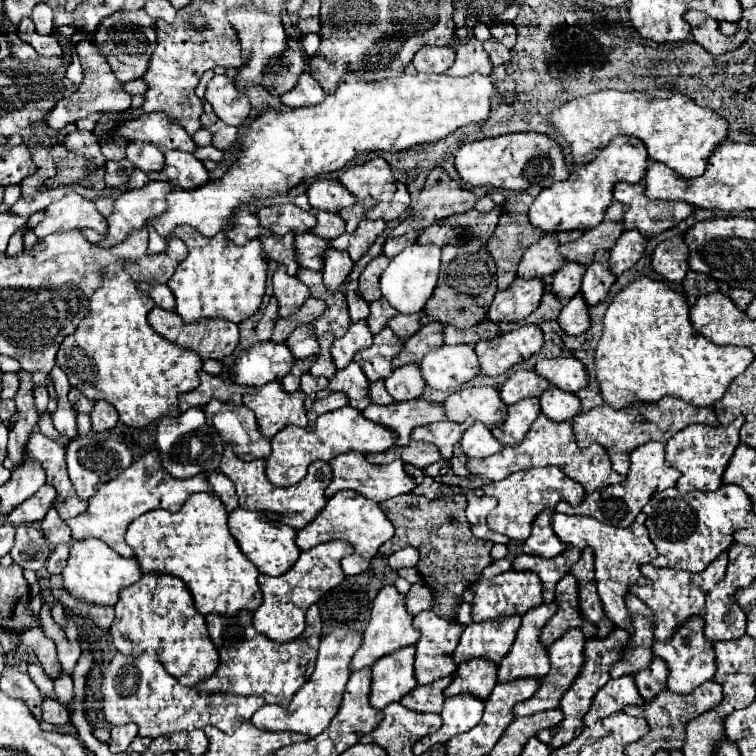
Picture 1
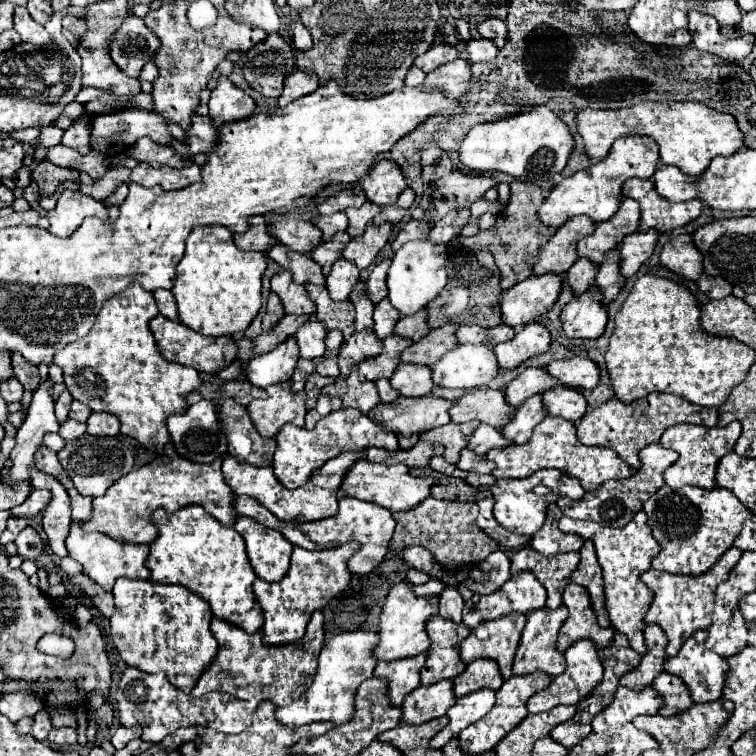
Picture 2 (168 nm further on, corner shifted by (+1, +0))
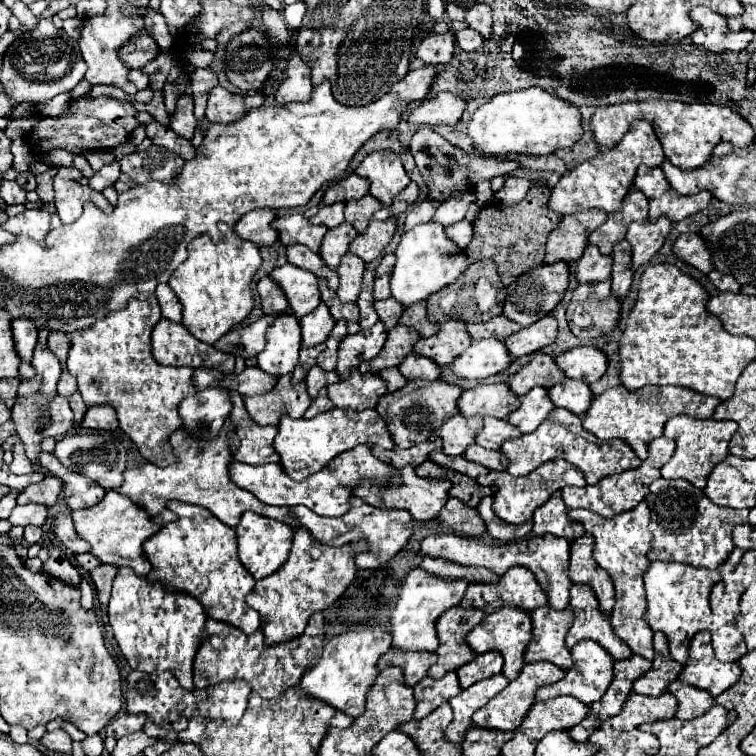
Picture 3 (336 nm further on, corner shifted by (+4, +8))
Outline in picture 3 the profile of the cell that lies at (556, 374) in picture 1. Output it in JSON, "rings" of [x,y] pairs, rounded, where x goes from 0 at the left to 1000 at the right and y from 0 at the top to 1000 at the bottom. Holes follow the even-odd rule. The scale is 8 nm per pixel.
{"rings":[[[758,459],[734,472],[734,480],[755,501],[784,507],[798,499],[803,488],[803,472],[790,459]]]}

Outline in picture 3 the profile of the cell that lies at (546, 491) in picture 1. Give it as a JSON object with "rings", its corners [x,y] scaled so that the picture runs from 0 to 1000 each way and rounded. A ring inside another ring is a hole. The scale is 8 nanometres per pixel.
{"rings":[[[745,607],[724,610],[724,612],[713,615],[708,623],[702,623],[694,631],[679,631],[679,628],[673,628],[668,623],[647,623],[647,628],[634,631],[631,636],[636,642],[649,642],[655,647],[655,652],[652,652],[652,676],[665,689],[679,692],[679,694],[689,694],[694,689],[702,689],[705,687],[705,676],[710,671],[716,671],[729,657],[729,652],[734,652],[734,649],[739,649],[739,647],[745,647],[750,642],[761,642],[761,644],[776,642],[771,626],[763,618],[758,618],[750,610],[745,610]]]}

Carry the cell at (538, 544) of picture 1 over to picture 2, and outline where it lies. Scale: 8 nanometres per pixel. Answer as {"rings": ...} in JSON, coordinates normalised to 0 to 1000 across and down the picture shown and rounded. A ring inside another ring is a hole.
{"rings":[[[730,665],[725,671],[725,681],[722,681],[717,700],[701,716],[704,726],[709,726],[717,734],[738,734],[738,731],[749,731],[749,729],[765,729],[770,724],[772,713],[767,708],[743,705],[738,700],[741,684],[743,684],[743,679],[741,679],[738,668]]]}

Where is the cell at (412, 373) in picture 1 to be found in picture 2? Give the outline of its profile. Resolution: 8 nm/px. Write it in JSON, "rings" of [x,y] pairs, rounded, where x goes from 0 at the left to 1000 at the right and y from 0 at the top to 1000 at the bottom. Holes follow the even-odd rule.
{"rings":[[[537,480],[526,483],[526,488],[519,496],[516,507],[534,525],[558,525],[558,522],[566,522],[571,517],[571,512],[574,512],[569,485],[537,483]]]}

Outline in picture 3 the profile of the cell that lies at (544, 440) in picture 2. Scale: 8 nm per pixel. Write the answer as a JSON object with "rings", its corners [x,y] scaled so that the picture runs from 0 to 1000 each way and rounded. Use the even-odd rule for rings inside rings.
{"rings":[[[731,541],[726,546],[726,552],[718,557],[718,562],[710,565],[710,570],[705,570],[700,575],[689,575],[684,581],[671,581],[663,589],[663,599],[668,599],[668,604],[673,607],[671,626],[676,626],[676,628],[697,628],[726,607],[747,607],[771,623],[778,642],[786,642],[803,628],[827,623],[827,615],[829,615],[829,620],[848,615],[848,610],[843,607],[843,602],[827,583],[821,583],[821,581],[792,583],[790,578],[784,578],[779,570],[771,567],[769,552],[763,552],[747,541]]]}

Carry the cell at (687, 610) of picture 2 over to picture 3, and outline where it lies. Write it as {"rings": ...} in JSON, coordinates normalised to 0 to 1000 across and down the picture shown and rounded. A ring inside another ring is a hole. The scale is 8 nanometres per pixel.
{"rings":[[[972,724],[962,742],[951,753],[933,753],[933,750],[914,750],[906,745],[890,742],[864,742],[853,755],[853,782],[856,782],[856,808],[851,819],[858,824],[864,835],[877,835],[885,848],[888,869],[898,877],[906,877],[911,843],[917,837],[933,835],[940,827],[940,803],[938,803],[938,784],[940,776],[954,769],[956,758],[964,758],[975,750],[983,726]]]}

